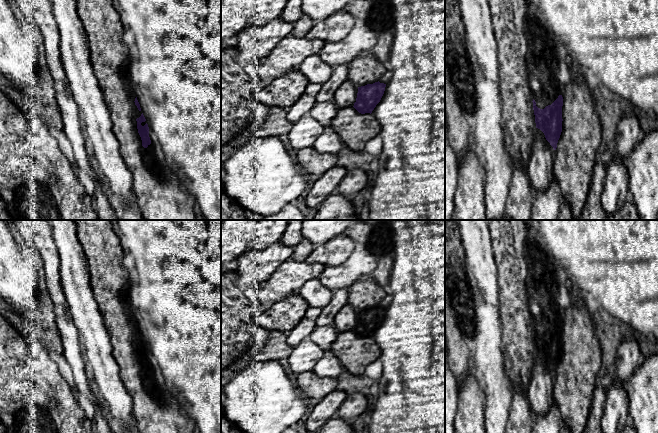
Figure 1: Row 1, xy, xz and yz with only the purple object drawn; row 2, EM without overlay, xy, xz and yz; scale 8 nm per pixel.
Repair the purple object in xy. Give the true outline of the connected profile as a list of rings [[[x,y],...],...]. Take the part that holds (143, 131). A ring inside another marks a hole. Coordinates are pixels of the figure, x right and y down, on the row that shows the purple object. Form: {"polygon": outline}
{"polygon": [[[143,113],[141,114],[141,116],[139,118],[136,119],[136,121],[137,121],[138,133],[141,137],[141,140],[142,140],[142,146],[144,148],[147,148],[151,144],[151,140],[150,140],[150,137],[149,137],[148,124],[146,123],[144,126],[141,125],[142,122],[146,121]]]}

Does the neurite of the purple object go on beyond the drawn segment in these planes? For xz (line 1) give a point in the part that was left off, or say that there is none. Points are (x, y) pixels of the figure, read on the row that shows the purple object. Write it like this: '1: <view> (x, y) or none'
1: none

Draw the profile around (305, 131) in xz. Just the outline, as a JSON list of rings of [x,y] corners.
[[[304,115],[294,123],[288,133],[288,140],[292,148],[297,151],[311,147],[324,130],[325,127],[321,123],[309,115]]]

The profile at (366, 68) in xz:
[[[371,51],[363,52],[348,65],[348,80],[357,87],[378,82],[387,69]]]

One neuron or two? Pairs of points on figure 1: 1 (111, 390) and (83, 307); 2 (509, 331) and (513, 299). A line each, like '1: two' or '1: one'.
1: one
2: one

